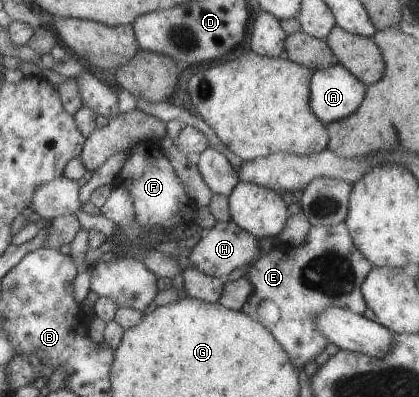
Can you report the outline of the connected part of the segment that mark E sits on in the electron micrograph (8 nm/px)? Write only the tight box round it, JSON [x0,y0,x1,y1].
[240,222,374,371]

